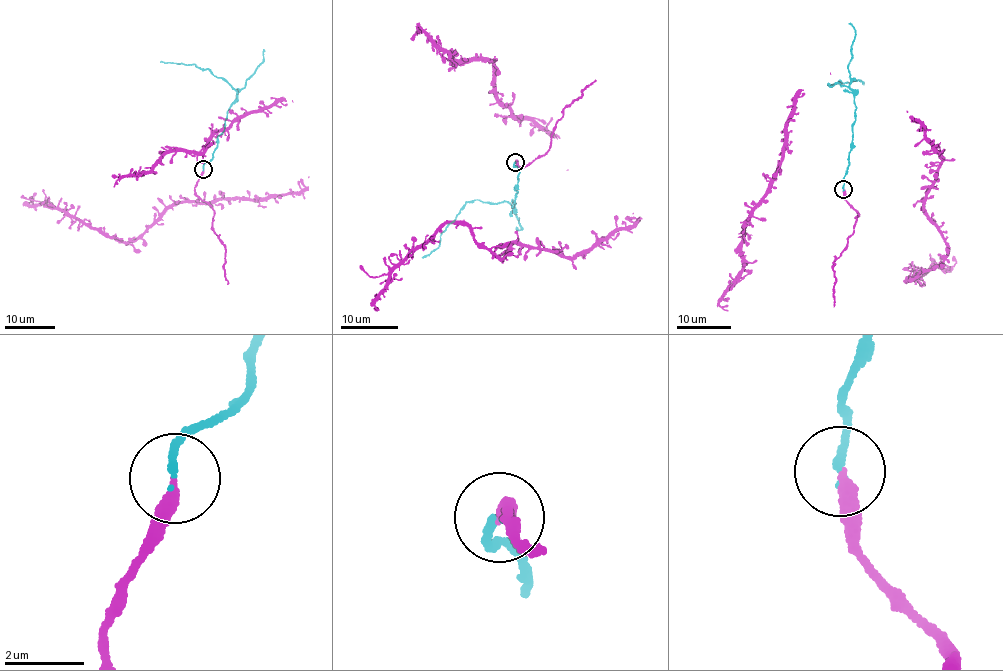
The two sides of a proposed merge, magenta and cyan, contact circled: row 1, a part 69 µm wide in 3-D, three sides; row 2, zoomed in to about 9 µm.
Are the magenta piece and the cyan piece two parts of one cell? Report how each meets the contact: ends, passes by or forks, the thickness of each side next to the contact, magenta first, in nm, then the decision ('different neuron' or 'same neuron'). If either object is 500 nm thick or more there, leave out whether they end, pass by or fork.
magenta ends | cyan ends | 320/170 nm | different neuron

